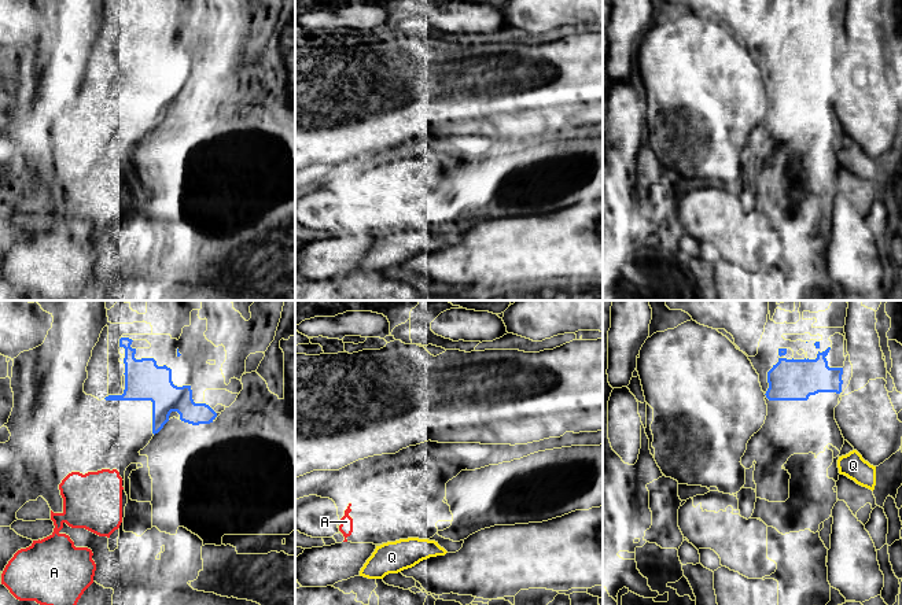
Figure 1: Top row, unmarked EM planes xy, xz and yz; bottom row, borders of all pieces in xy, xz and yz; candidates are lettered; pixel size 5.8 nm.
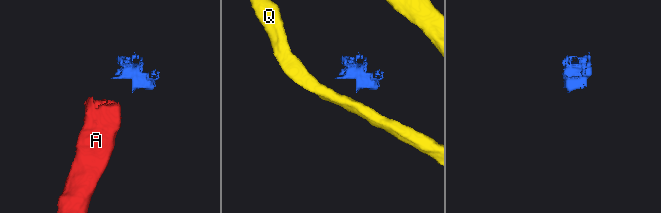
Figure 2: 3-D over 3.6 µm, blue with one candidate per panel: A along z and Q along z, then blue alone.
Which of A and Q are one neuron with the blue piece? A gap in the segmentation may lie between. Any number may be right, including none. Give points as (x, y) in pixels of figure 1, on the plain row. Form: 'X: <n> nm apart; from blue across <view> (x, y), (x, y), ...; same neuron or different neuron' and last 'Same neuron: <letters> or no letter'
A: 300 nm apart; from blue across xy (153, 125), (116, 162); same neuron
Q: 340 nm apart; from blue across yz (839, 85), (853, 143); different neuron
Same neuron: A

